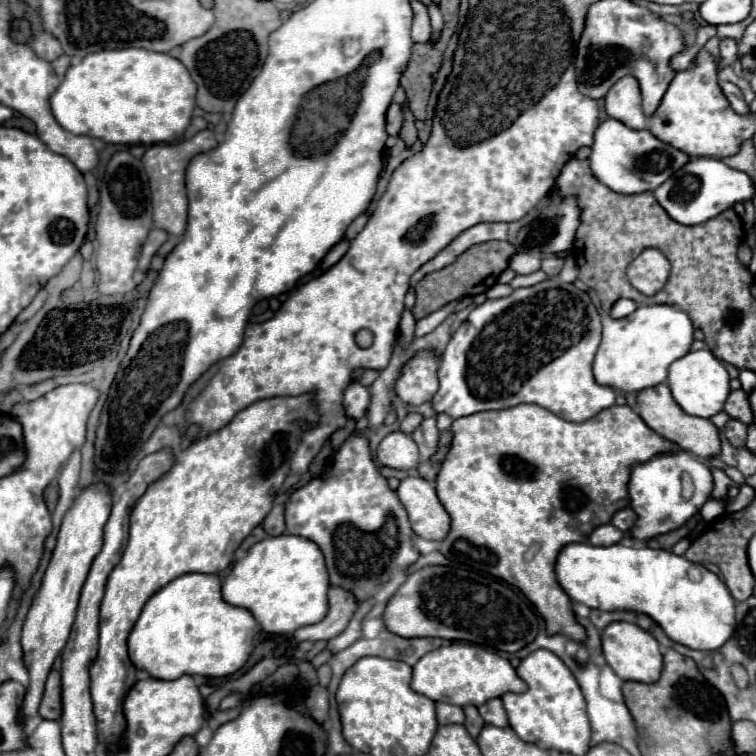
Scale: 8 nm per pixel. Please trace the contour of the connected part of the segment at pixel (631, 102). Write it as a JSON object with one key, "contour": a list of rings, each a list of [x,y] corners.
{"contour":[[[632,77],[618,81],[606,95],[606,113],[630,129],[646,129],[646,117],[640,107],[640,89]]]}

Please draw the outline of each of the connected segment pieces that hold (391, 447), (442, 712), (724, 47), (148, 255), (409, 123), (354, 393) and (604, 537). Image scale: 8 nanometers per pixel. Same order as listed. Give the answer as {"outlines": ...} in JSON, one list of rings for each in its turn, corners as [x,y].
{"outlines":[[[[390,433],[386,435],[378,449],[376,449],[376,459],[382,467],[390,469],[402,469],[402,471],[412,471],[416,469],[420,457],[418,457],[418,447],[414,445],[412,437],[406,433]]],[[[436,703],[436,717],[440,725],[448,725],[448,723],[464,723],[464,711],[462,707],[450,705],[450,703]]],[[[722,39],[720,41],[720,61],[718,61],[718,67],[724,69],[724,67],[732,65],[736,59],[738,59],[736,41],[734,39]]],[[[152,229],[150,231],[150,235],[148,235],[148,239],[146,239],[146,243],[144,243],[144,247],[142,247],[142,253],[140,253],[140,259],[138,259],[138,267],[142,269],[142,271],[148,271],[148,265],[150,265],[150,259],[154,257],[154,253],[158,251],[158,247],[166,241],[166,231],[162,231],[162,229]]],[[[404,103],[404,125],[398,133],[398,137],[406,143],[406,145],[412,145],[416,141],[416,127],[414,127],[414,115],[412,111],[408,109],[408,103]]],[[[352,381],[346,389],[344,389],[344,401],[342,401],[342,407],[344,407],[344,413],[346,417],[358,421],[360,417],[366,415],[368,407],[370,407],[370,391],[368,387]]],[[[606,523],[592,531],[590,543],[592,545],[614,545],[614,543],[620,543],[622,537],[624,537],[624,533],[620,529],[614,529],[614,525]]]]}

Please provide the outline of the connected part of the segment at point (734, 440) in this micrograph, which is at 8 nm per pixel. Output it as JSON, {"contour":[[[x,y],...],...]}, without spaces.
{"contour":[[[728,419],[728,423],[724,425],[724,435],[734,447],[746,445],[746,431],[748,431],[748,427],[738,419]]]}

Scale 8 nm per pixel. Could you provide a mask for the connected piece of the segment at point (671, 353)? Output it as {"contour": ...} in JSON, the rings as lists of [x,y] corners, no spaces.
{"contour":[[[640,305],[624,319],[602,315],[602,343],[594,357],[594,379],[598,385],[622,393],[638,393],[666,381],[668,367],[690,351],[694,341],[692,321],[688,315],[670,305]]]}

